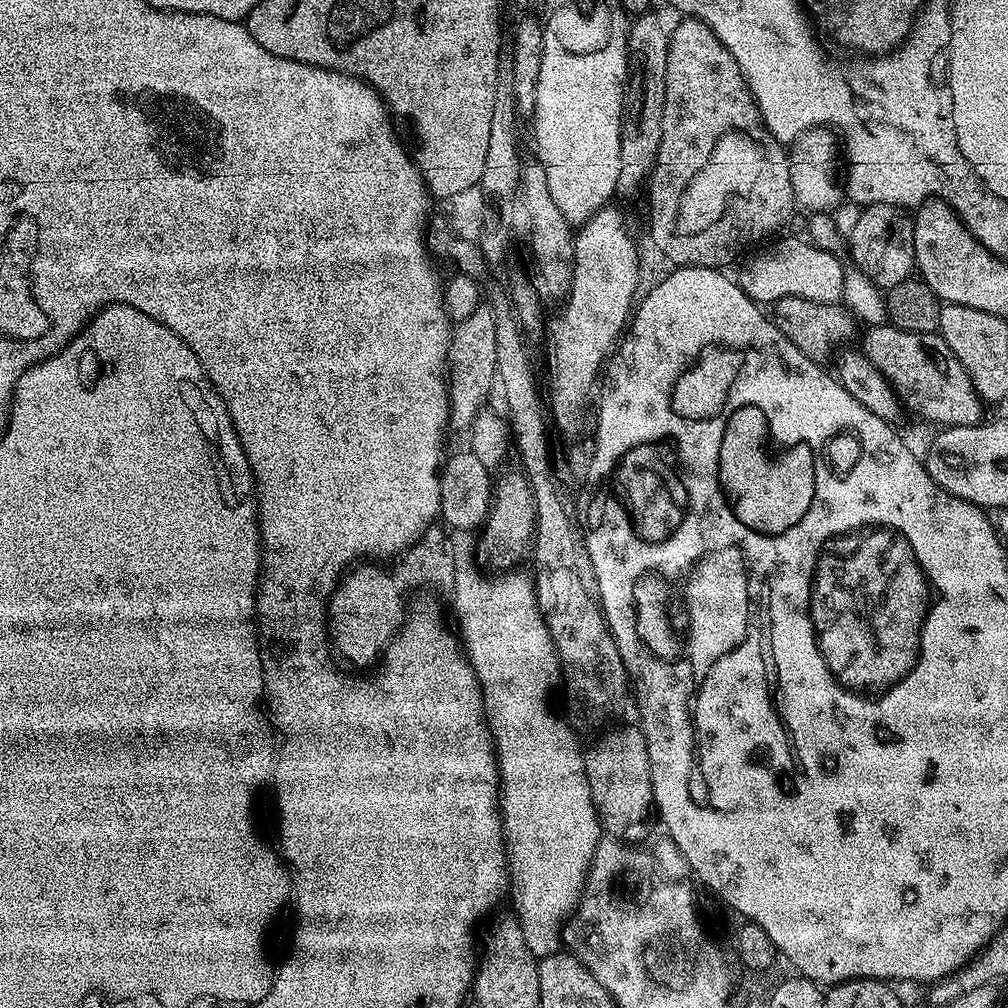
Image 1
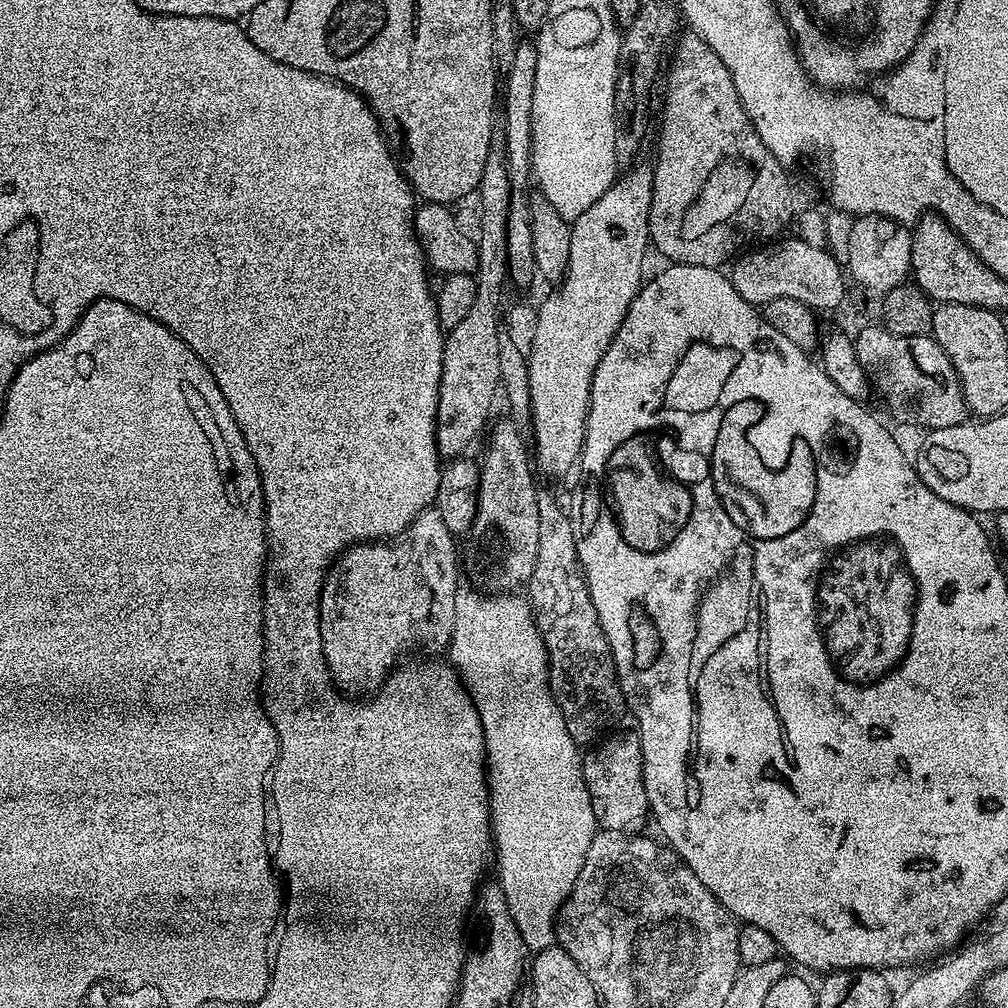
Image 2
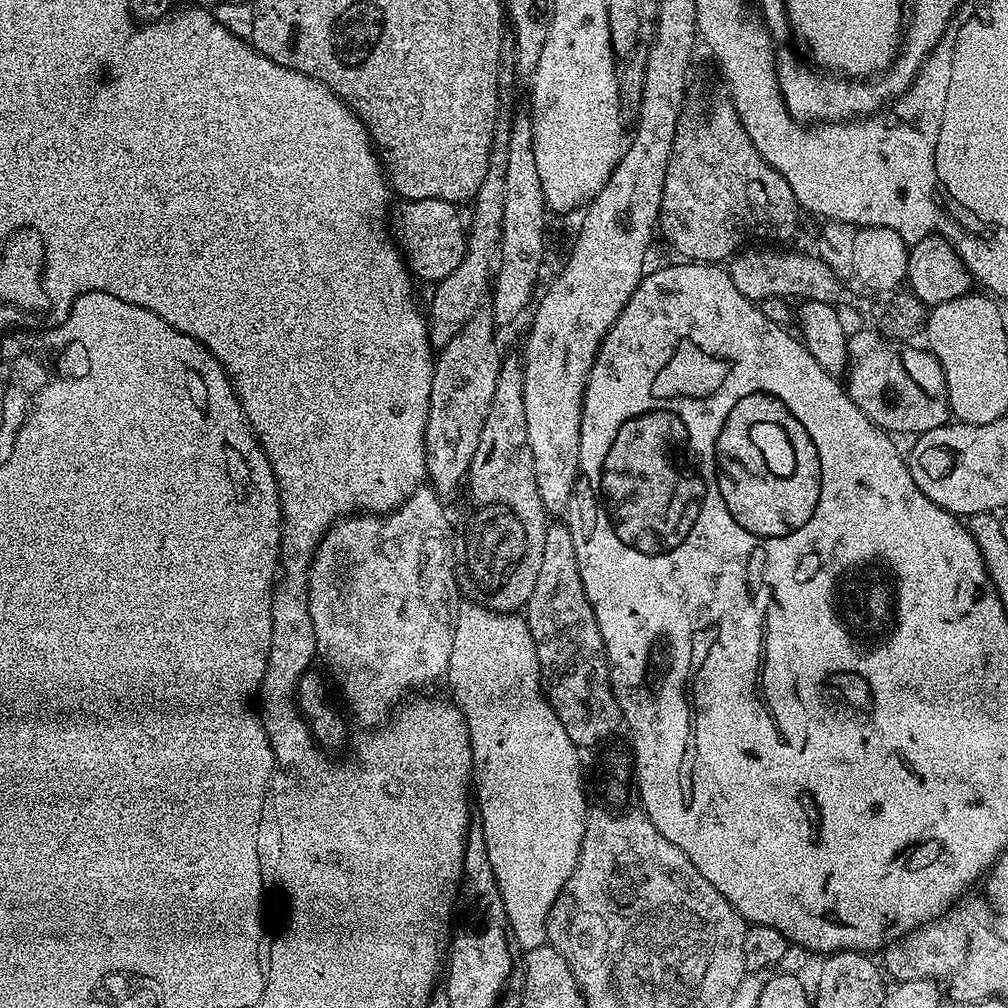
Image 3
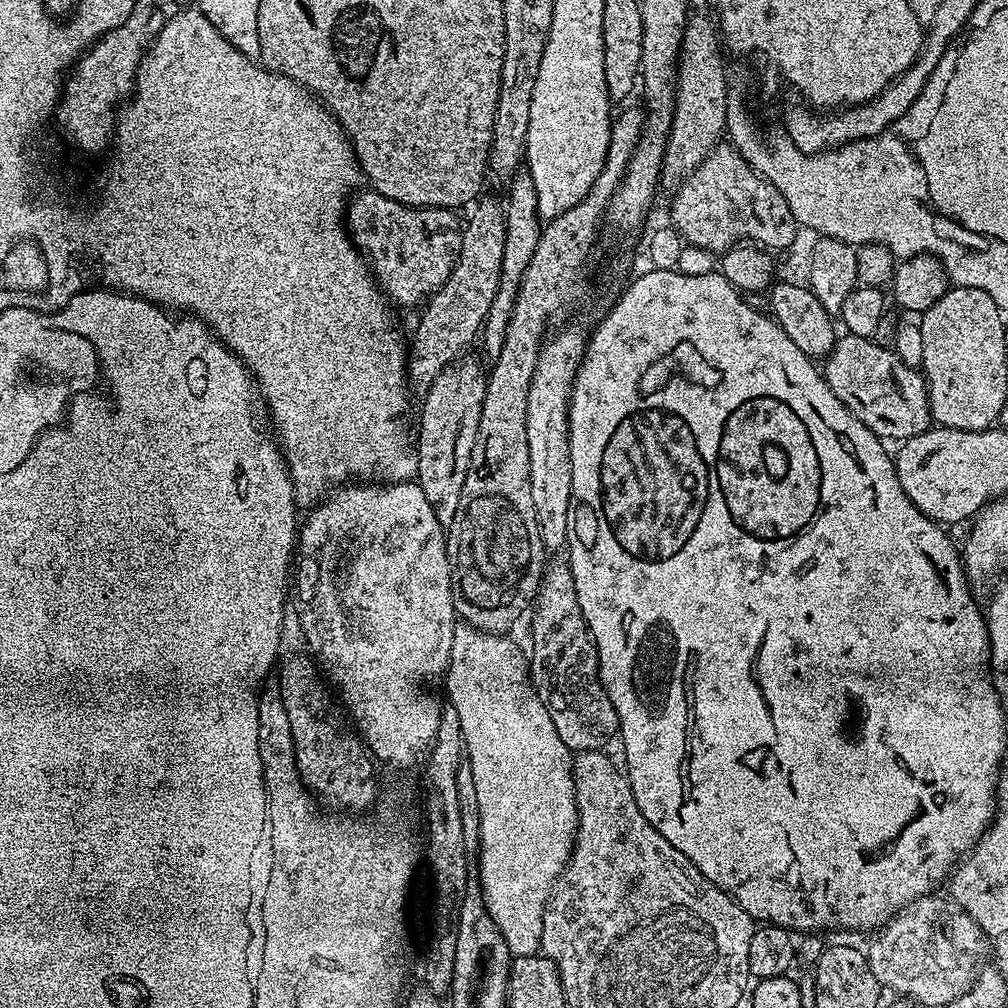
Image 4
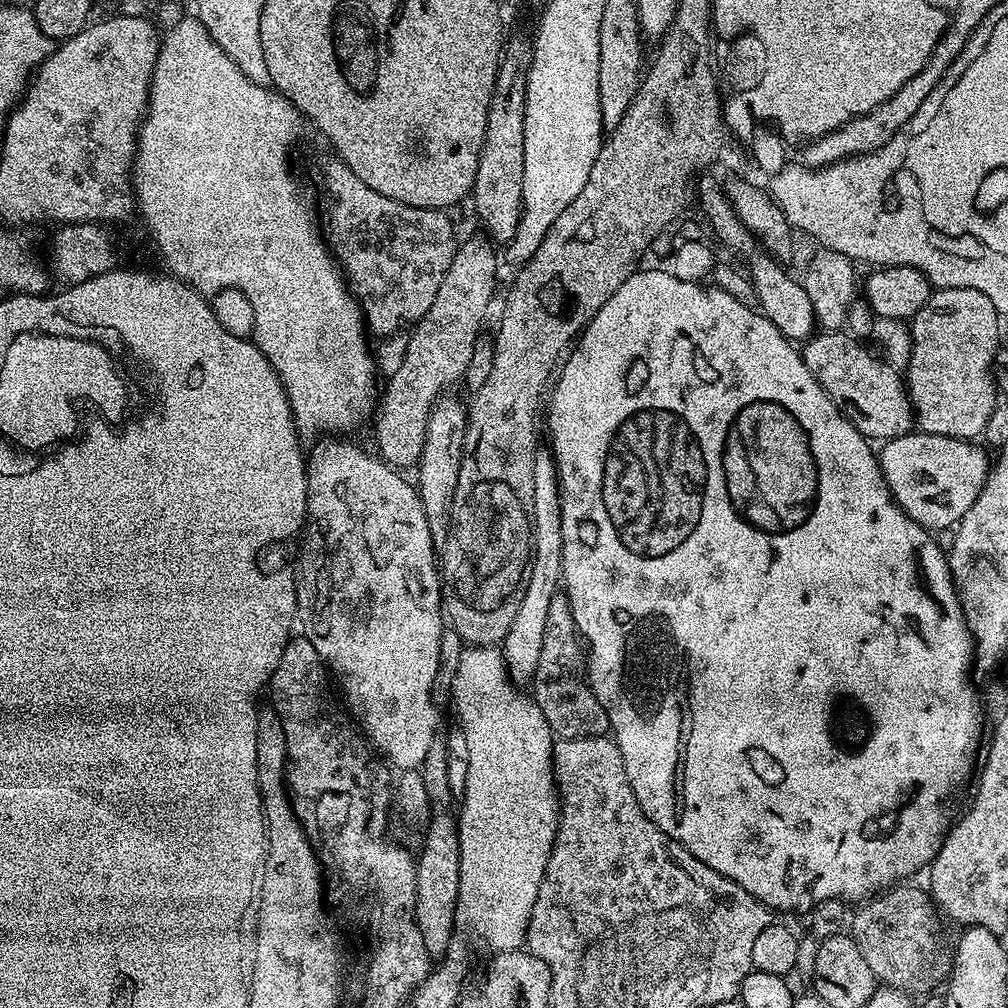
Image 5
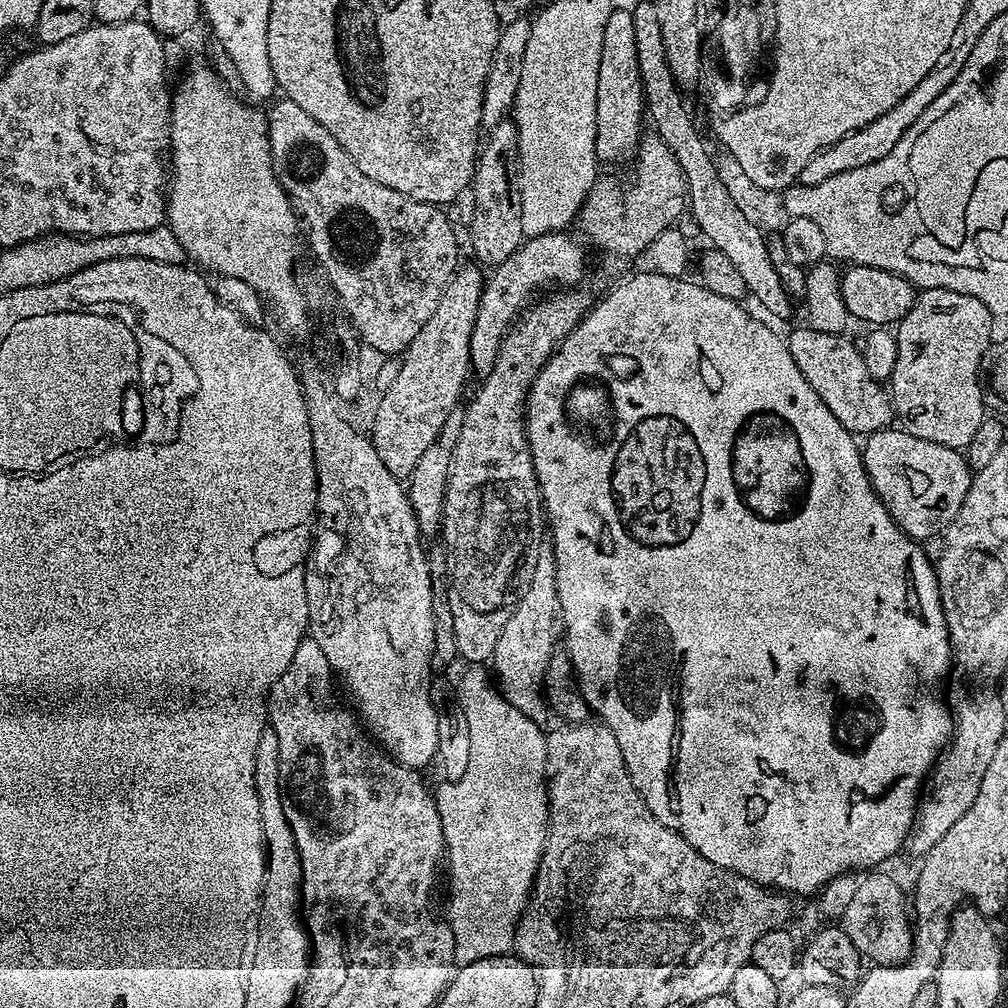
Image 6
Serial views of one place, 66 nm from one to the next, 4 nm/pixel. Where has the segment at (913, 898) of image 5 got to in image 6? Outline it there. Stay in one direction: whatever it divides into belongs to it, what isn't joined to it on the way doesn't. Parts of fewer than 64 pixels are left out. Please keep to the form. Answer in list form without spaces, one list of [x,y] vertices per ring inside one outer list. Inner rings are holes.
[[[872,870],[865,875],[868,877],[863,878],[850,906],[844,909],[842,927],[861,957],[869,956],[873,965],[903,964],[912,954],[914,920],[910,915],[910,900],[894,877],[880,871],[884,870]]]

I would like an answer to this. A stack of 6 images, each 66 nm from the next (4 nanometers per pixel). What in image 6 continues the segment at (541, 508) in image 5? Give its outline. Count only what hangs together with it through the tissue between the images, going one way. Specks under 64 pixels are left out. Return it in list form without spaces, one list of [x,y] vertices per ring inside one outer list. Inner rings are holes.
[[[541,543],[530,585],[506,622],[491,658],[497,687],[515,709],[522,711],[536,723],[543,723],[548,708],[542,695],[545,672],[554,651],[554,622],[558,618],[557,562],[551,543]]]

